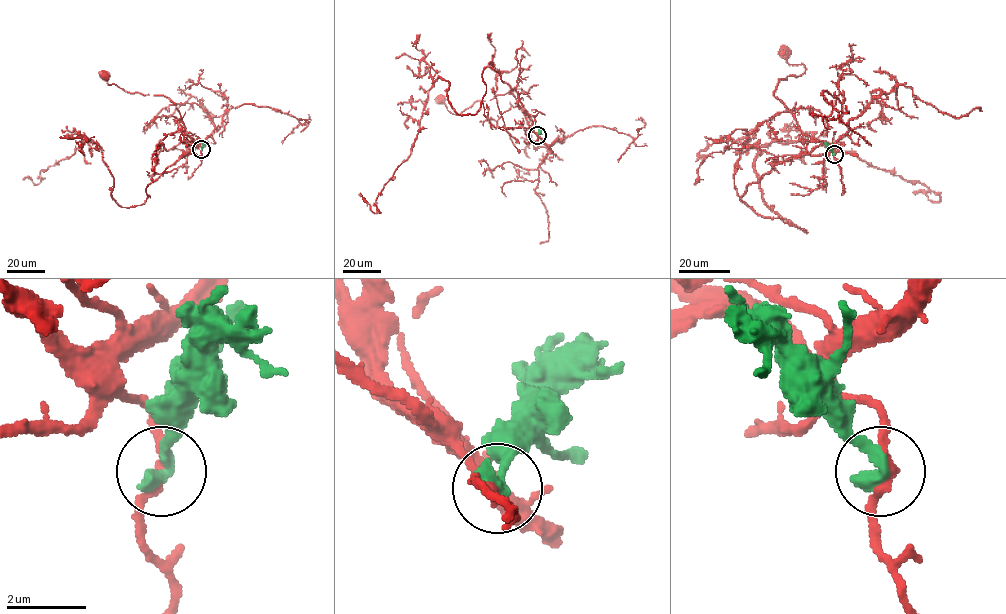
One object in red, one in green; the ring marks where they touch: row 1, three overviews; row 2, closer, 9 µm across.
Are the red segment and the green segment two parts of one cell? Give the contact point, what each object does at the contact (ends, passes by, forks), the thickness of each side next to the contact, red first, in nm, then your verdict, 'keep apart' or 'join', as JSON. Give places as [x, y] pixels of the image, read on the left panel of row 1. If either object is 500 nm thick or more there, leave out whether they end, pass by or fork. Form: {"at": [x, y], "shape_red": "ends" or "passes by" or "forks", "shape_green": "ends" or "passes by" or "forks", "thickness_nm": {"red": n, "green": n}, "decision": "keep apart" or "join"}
{"at": [201, 149], "shape_red": "passes by", "shape_green": "ends", "thickness_nm": {"red": 220, "green": 440}, "decision": "keep apart"}

